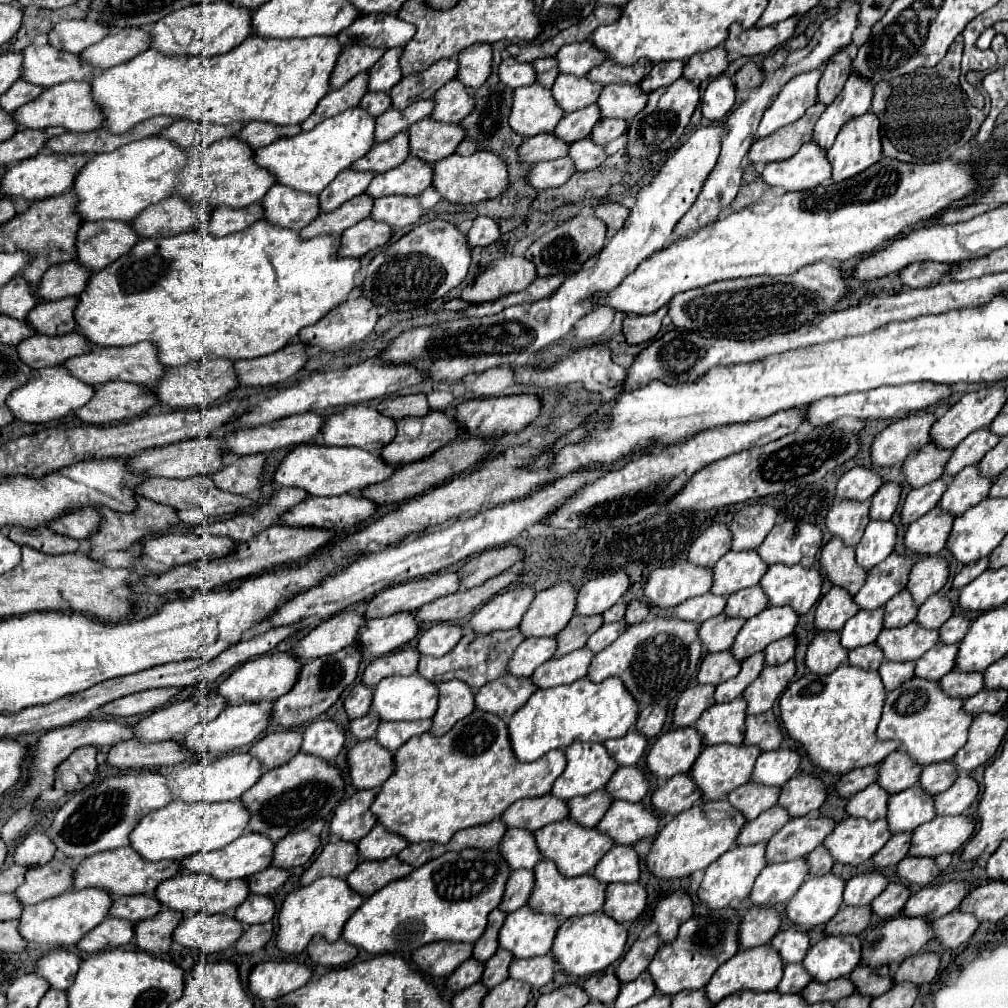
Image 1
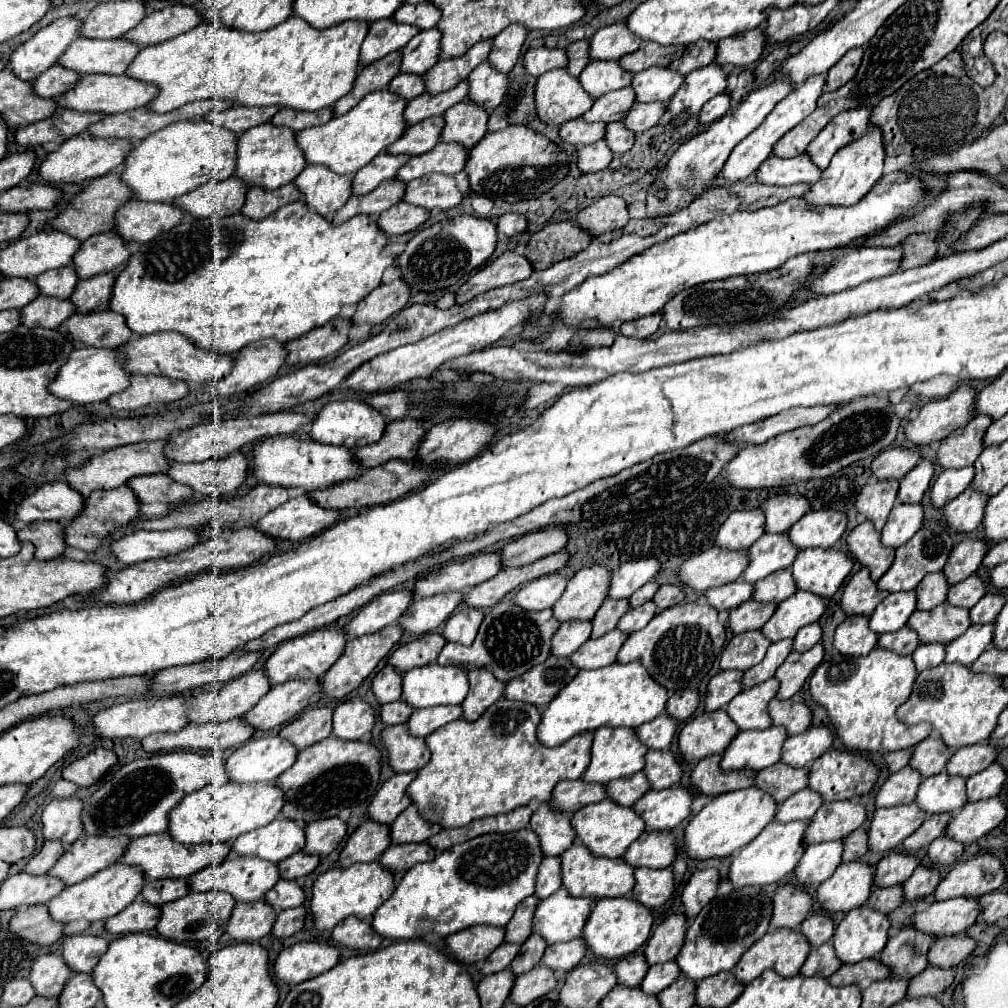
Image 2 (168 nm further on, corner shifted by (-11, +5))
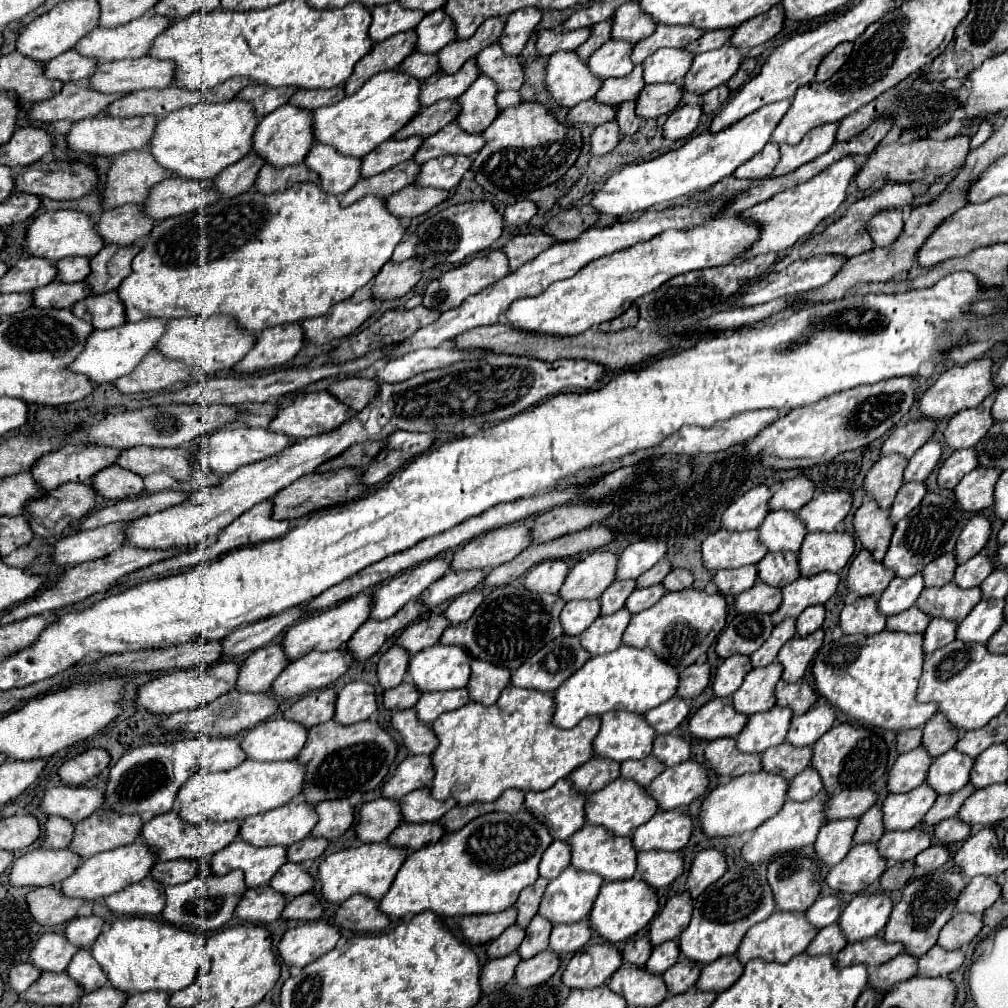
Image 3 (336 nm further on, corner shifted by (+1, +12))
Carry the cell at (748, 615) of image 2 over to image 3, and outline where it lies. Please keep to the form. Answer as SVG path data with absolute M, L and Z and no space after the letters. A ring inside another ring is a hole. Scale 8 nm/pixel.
M756 582L752 588L744 590L736 596L736 610L738 612L766 612L772 614L778 610L782 602L782 590L768 586L764 582Z

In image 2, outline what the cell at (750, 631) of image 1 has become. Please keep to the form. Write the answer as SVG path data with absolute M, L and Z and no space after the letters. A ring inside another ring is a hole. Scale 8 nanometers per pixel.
M796 591L792 597L776 607L776 613L760 629L770 641L794 637L798 629L808 623L816 623L826 611L828 599L812 595L808 591Z

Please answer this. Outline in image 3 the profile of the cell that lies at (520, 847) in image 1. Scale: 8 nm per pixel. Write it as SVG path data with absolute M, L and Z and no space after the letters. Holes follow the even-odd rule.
M560 780L544 792L528 792L524 804L548 826L554 840L568 840L586 822L584 802L584 792L578 792L570 780Z

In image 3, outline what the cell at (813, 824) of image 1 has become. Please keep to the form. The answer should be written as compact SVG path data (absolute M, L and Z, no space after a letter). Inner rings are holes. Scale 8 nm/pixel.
M870 788L866 790L842 790L834 794L828 802L828 820L836 818L860 818L866 810L870 810L878 802L878 794Z

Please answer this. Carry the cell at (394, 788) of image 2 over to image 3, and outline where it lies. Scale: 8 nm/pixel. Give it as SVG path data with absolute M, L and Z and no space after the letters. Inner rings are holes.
M408 756L396 770L396 774L384 782L382 796L400 800L412 790L426 788L432 784L432 758L430 756Z

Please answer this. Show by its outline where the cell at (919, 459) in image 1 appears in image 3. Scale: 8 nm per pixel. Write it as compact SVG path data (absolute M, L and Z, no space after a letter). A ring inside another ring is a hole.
M990 394L980 406L972 410L960 410L956 416L952 416L944 430L946 444L954 450L974 446L994 424L992 402L994 394Z

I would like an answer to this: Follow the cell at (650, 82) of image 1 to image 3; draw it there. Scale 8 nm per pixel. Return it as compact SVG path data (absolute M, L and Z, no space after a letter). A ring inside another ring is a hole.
M710 30L700 40L692 42L692 46L686 46L686 50L690 50L692 54L700 54L700 52L722 48L724 44L728 44L732 34L734 34L734 30Z

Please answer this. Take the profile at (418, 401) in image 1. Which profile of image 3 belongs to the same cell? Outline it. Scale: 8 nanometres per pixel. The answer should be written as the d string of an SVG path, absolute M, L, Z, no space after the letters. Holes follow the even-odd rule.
M344 378L328 386L328 392L336 396L348 408L360 412L378 392L378 382L368 378Z

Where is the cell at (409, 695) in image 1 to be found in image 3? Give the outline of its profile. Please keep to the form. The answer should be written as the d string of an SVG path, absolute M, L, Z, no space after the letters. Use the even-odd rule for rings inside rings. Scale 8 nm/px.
M434 644L410 658L408 674L420 692L464 688L470 680L472 656L462 646Z

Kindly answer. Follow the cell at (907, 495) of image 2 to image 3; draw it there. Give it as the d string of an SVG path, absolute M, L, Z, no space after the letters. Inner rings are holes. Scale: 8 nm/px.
M926 442L908 462L908 468L904 472L904 480L906 482L912 482L912 480L920 480L924 482L930 472L938 466L940 462L940 456L942 456L942 444L940 442Z

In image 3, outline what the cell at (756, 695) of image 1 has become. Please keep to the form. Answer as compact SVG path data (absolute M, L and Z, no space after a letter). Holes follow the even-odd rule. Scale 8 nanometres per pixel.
M816 630L806 638L796 636L782 646L776 660L784 666L784 674L782 674L784 682L796 682L804 676L814 654L822 646L822 640L824 640L824 630Z

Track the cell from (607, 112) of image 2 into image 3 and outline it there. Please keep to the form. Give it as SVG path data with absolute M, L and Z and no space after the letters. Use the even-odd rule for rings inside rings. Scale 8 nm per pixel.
M636 66L628 76L604 80L600 92L596 94L596 100L602 104L610 104L610 106L616 106L626 100L636 100L646 86L642 74L644 74L644 68Z

